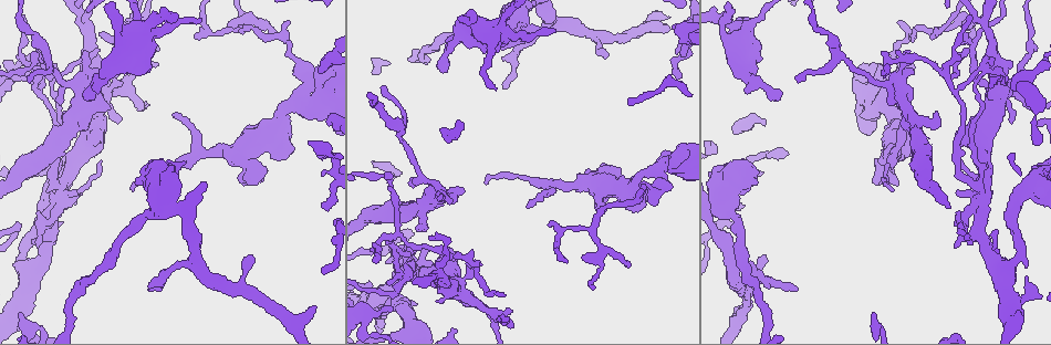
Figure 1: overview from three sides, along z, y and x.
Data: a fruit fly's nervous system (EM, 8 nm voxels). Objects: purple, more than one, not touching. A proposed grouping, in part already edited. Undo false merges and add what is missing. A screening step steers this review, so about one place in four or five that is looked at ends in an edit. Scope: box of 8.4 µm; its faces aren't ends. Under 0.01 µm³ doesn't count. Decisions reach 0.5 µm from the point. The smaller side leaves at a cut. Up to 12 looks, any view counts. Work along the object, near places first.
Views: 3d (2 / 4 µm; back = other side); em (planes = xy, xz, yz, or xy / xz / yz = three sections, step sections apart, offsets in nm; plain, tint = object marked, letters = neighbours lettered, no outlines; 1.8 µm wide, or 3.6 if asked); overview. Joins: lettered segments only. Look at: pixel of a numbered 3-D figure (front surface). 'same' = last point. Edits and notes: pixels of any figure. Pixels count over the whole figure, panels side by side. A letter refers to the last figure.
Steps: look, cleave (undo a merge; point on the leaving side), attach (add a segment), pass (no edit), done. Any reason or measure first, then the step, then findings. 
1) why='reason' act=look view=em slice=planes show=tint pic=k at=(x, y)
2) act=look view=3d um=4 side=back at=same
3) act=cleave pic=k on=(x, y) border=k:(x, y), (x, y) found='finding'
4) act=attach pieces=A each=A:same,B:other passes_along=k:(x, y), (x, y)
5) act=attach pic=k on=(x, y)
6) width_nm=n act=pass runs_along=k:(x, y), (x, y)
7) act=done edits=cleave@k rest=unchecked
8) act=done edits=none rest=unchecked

why='sharp bend' act=look view=em slice=planes show=plain pic=1 at=(74, 113)

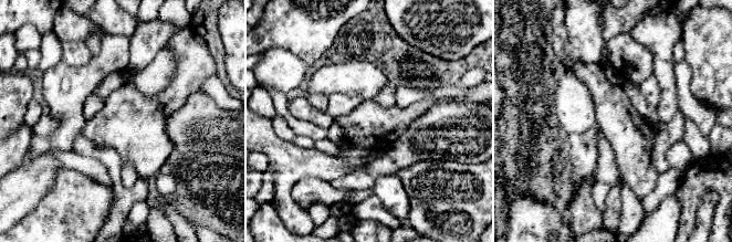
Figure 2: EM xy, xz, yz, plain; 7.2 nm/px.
act=look view=em slice=planes show=tint at=same

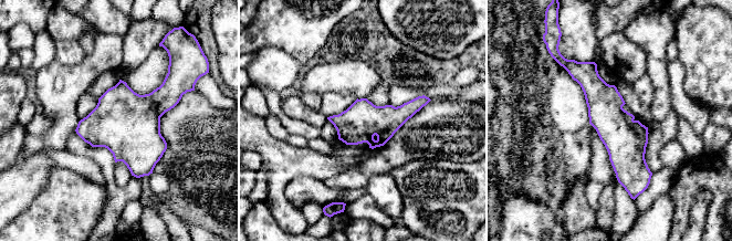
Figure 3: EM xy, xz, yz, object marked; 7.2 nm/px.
why='see the neighbours' act=look view=em slice=planes show=letters at=same

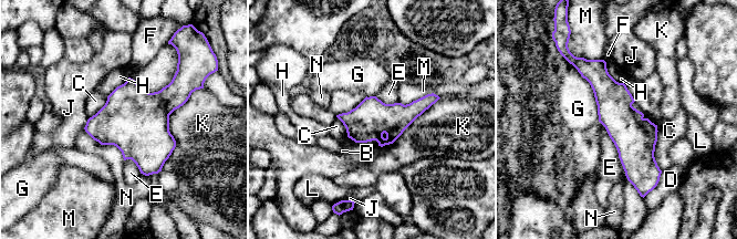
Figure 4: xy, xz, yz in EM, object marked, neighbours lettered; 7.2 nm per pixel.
longest_contact=E:600nm act=pass each=B:other,C:other,D:other,E:other,F:other,G:other,H:other,J:other,K:other,L:other,M:other,N:other runs_along=4:(584, 62), (635, 136), (636, 182) found='one cell here'

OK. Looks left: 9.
why='sudden change in width' act=look view=em slice=planes show=tint pic=1 at=(491, 37)

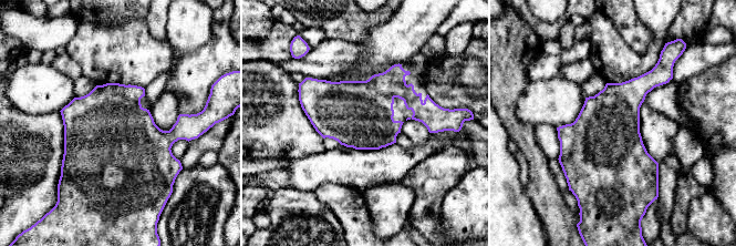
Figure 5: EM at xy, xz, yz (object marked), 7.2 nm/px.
why='what lies round it' act=look view=em slice=planes show=letters at=same

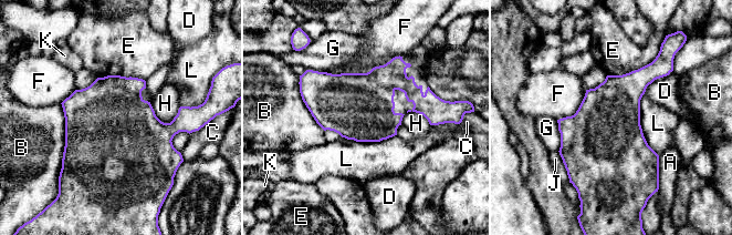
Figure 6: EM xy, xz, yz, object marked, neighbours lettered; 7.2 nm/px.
longest_contact=F:550nm act=pass each=A:other,B:other,C:other,D:other,E:other,F:other,G:other,H:other,J:other,K:other,L:other border=6:(644, 93), (640, 128), (659, 155) found='all the same cell'

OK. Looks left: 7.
why='small branch off a trunk' act=look view=em slice=xz step=16 show=tint pic=1 at=(1009, 79)

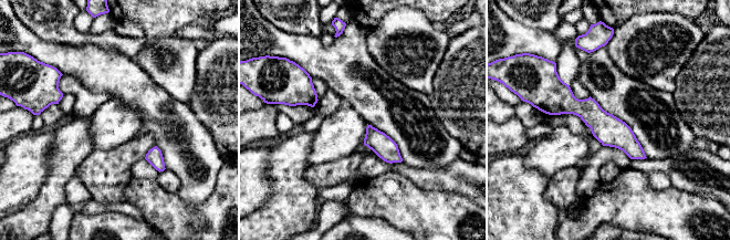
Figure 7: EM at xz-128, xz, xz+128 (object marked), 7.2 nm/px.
act=look view=em slice=xz step=16 show=letters at=same

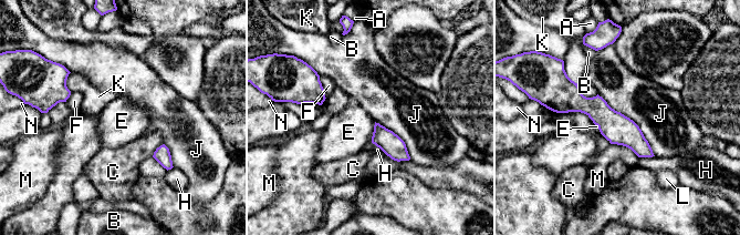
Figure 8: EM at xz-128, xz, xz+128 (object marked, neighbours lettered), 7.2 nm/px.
width_nm=150 act=pass each=A:other,B:other,C:other,E:other,F:other,H:other,J:other,K:other,L:other,M:other,N:other runs_along=8:(555, 108), (593, 106), (649, 154) found='one cell here'

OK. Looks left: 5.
act=look view=em um=3.6 slice=xy step=16 show=letters pic=1 at=(627, 263)

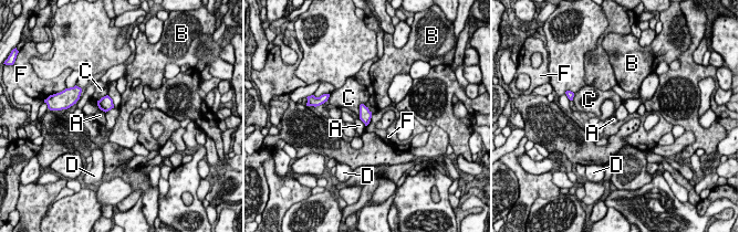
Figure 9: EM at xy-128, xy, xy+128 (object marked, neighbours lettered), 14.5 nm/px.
act=look view=em um=3.6 slice=planes show=letters at=same

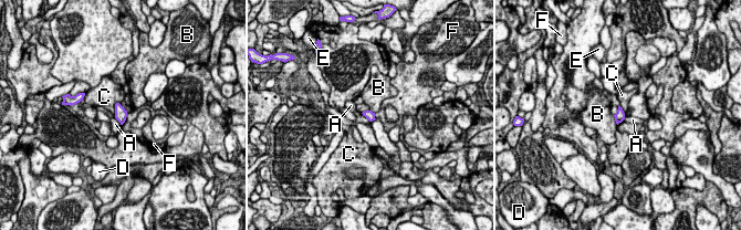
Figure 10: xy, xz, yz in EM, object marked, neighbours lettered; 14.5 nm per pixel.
width_nm=140 act=pass each=A:other,B:other,C:other,D:other,E:other,F:other border=10:(618, 107), (614, 115) found='none of them fits'

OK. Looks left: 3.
why='branch stops here' act=look view=3d um=2 pic=1 at=(755, 178)

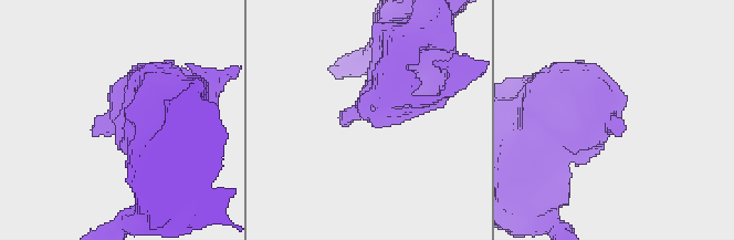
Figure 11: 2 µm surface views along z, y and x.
why='now the EM' act=look view=em slice=planes show=letters pic=11 at=(624, 123)

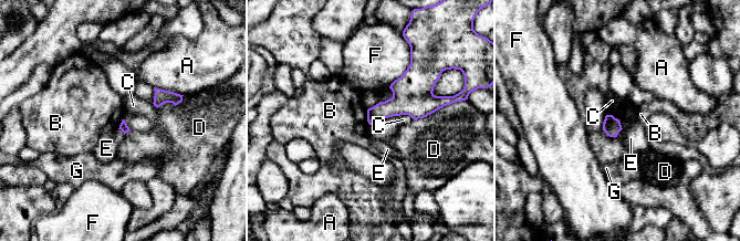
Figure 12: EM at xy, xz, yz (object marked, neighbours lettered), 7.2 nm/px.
act=pass each=A:other,B:other,C:other,D:other,E:other,F:other,G:other found='none of them fits'

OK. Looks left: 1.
act=done edits=none rest=unchecked

